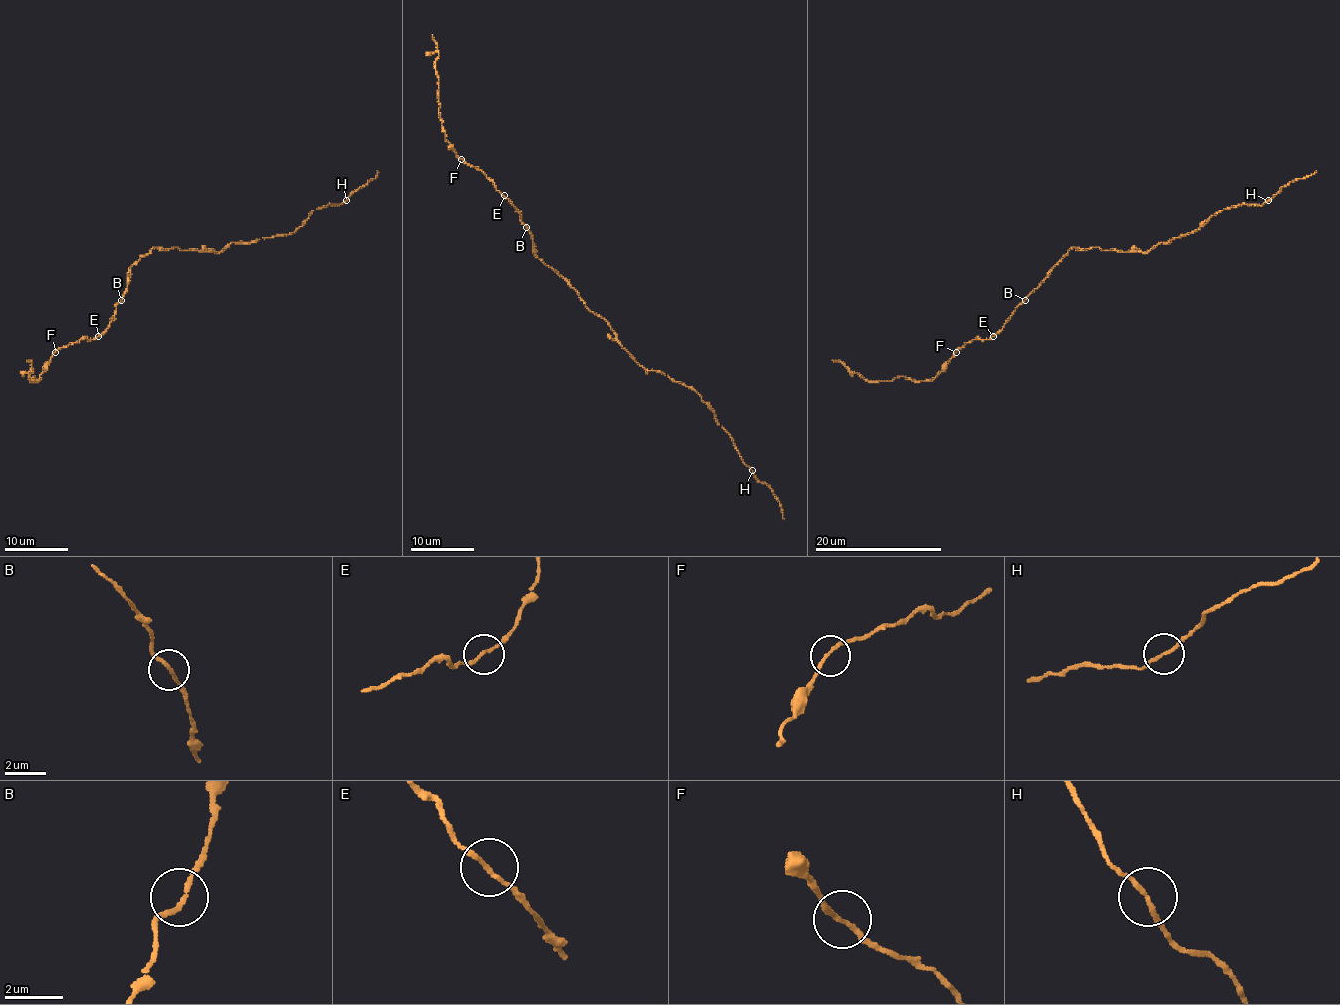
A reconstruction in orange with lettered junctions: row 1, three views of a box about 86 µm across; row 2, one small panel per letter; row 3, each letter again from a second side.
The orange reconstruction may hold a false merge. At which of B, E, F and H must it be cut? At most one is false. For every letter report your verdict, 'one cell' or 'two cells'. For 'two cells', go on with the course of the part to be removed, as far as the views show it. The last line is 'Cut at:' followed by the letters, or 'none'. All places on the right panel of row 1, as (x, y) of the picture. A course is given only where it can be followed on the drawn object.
B: one cell
E: one cell
F: one cell
H: one cell
Cut at: none

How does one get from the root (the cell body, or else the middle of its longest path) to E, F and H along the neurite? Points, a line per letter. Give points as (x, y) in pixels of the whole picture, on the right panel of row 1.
E: (1077, 249), (1072, 247), (993, 336)
F: (1077, 249), (1072, 247), (1001, 330), (988, 339), (975, 338), (956, 352)
H: (1077, 249), (1149, 252), (1160, 242), (1197, 231), (1224, 209), (1240, 204), (1260, 206), (1268, 201)

